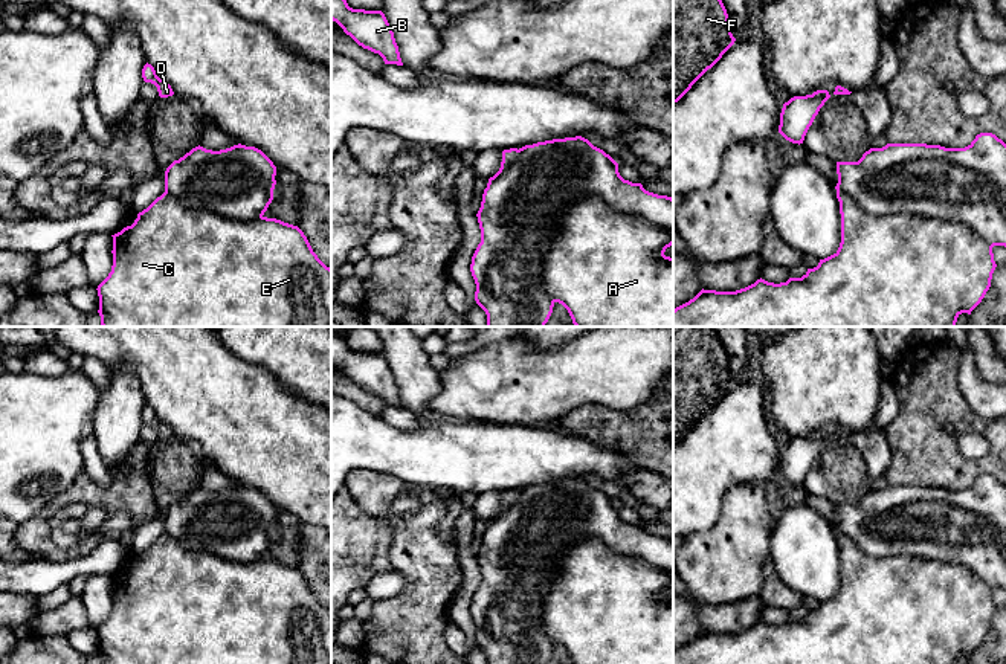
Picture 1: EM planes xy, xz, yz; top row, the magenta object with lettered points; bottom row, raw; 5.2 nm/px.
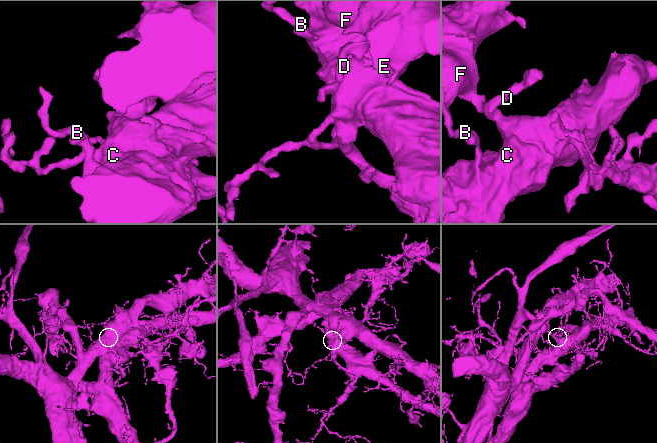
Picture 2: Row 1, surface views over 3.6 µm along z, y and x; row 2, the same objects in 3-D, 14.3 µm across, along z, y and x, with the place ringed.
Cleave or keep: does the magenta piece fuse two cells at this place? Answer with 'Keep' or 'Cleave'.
Cleave

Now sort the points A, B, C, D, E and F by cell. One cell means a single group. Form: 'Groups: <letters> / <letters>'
Groups: A B C E / D F

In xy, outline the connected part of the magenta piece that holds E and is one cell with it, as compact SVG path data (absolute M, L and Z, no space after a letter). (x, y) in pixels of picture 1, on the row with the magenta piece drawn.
M163 192L137 214L131 226L111 237L111 272L96 288L99 296L98 313L102 327L331 327L331 269L318 258L298 226L267 217L238 221L214 212L194 211L183 208L177 198Z

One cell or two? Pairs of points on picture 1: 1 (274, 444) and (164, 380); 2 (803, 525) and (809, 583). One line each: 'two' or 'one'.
1: one
2: one

